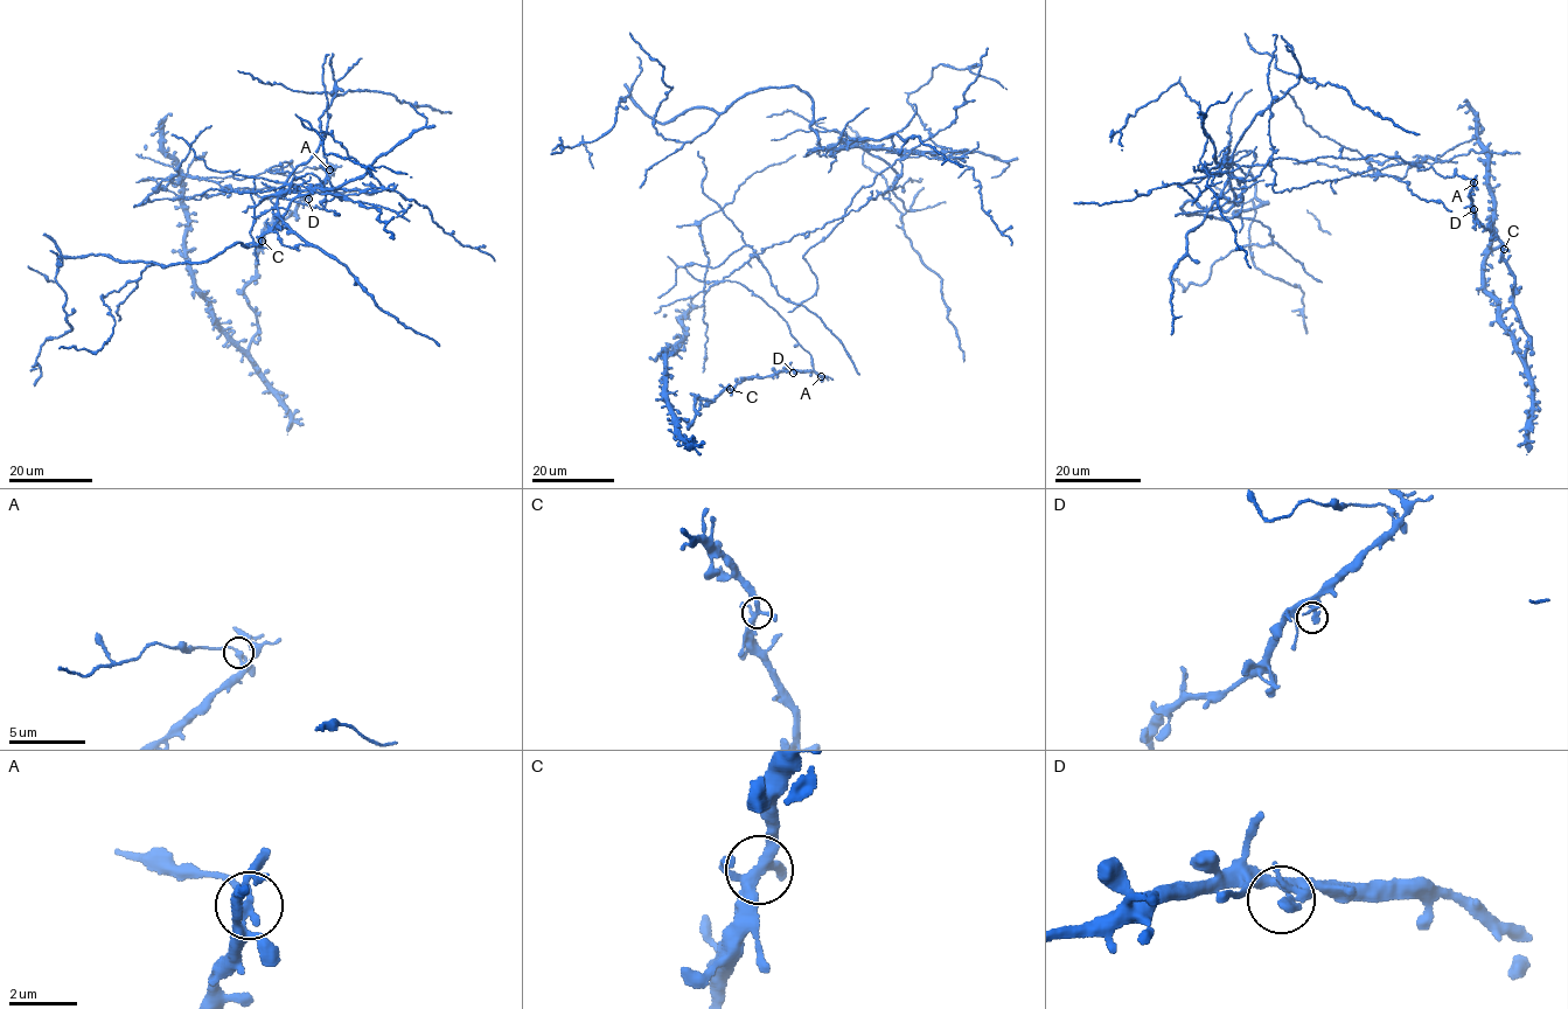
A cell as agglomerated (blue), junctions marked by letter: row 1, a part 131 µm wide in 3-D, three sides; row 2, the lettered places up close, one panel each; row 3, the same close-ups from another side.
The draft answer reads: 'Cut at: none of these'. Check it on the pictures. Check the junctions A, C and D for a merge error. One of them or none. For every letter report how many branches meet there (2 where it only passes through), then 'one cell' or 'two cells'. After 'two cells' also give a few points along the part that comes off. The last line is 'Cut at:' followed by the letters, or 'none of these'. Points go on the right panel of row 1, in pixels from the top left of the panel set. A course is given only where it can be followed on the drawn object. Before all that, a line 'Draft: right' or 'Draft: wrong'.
Draft: wrong
A: 4 | two cells | (1474, 182), (1222, 165), (1233, 204), (1180, 208), (1268, 202), (1252, 263), (1307, 333)
C: 4 | one cell
D: 2 | one cell
Cut at: A

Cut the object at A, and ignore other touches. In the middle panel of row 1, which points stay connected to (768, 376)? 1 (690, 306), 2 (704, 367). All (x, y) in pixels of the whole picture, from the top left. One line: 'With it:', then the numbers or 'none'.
With it: 1

